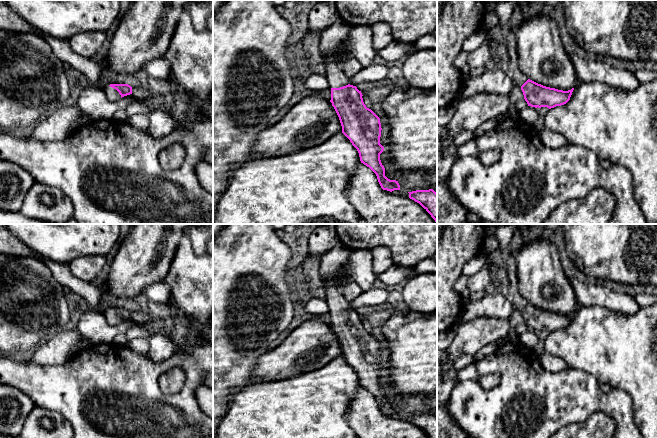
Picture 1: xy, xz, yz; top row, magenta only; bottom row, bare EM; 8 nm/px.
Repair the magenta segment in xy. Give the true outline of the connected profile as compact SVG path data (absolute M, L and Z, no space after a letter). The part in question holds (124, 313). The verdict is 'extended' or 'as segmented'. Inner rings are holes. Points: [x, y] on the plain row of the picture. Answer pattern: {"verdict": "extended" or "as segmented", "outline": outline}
{"verdict": "extended", "outline": "M110 308L106 311L105 317L110 325L118 325L122 321L132 318L132 311L128 308Z"}

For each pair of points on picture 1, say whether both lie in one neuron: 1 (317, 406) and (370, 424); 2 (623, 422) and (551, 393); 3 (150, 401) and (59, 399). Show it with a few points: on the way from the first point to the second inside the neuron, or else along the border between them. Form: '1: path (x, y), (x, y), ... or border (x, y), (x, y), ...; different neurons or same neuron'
1: border (354, 394), (348, 412), (349, 427); different neurons
2: path (606, 404), (586, 397), (569, 397); same neuron
3: path (127, 401), (82, 399); same neuron

